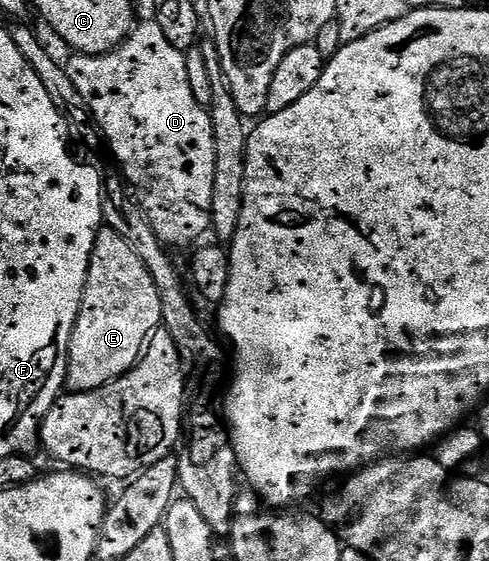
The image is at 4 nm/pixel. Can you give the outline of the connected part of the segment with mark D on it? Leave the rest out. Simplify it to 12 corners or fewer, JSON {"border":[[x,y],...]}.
{"border":[[139,22],[64,63],[160,242],[211,230],[216,141]]}

